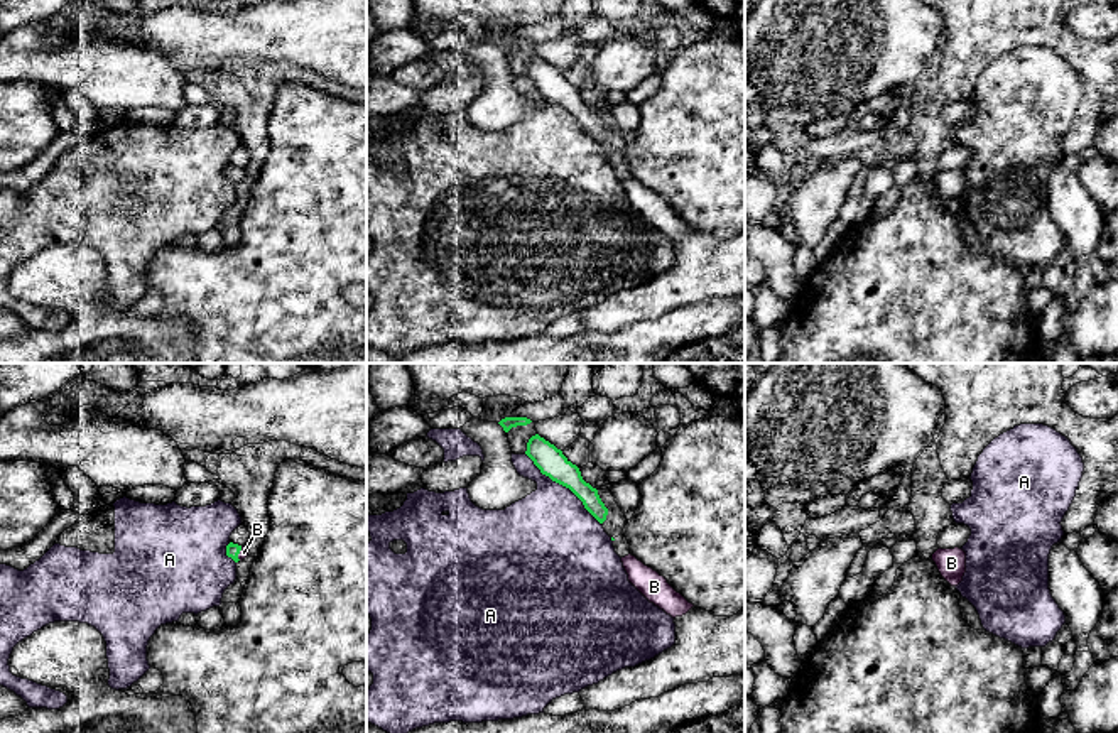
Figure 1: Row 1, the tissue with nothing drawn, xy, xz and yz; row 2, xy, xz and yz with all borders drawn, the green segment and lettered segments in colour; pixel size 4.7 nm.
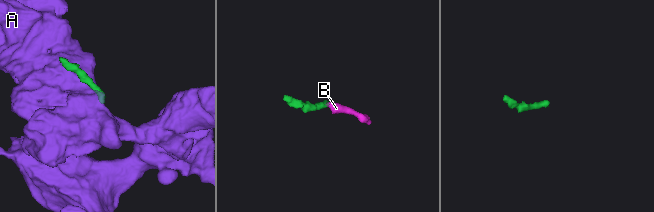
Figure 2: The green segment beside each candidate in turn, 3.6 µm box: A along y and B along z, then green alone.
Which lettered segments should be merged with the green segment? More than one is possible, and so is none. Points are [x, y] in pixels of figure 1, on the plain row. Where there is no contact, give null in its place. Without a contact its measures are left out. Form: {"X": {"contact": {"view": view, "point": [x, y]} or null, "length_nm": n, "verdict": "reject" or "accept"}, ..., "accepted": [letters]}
{"A": {"contact": {"view": "xz", "point": [563, 107]}, "length_nm": 500, "verdict": "reject"}, "B": {"contact": {"view": "xy", "point": [238, 174]}, "length_nm": 70, "verdict": "accept"}, "accepted": ["B"]}

